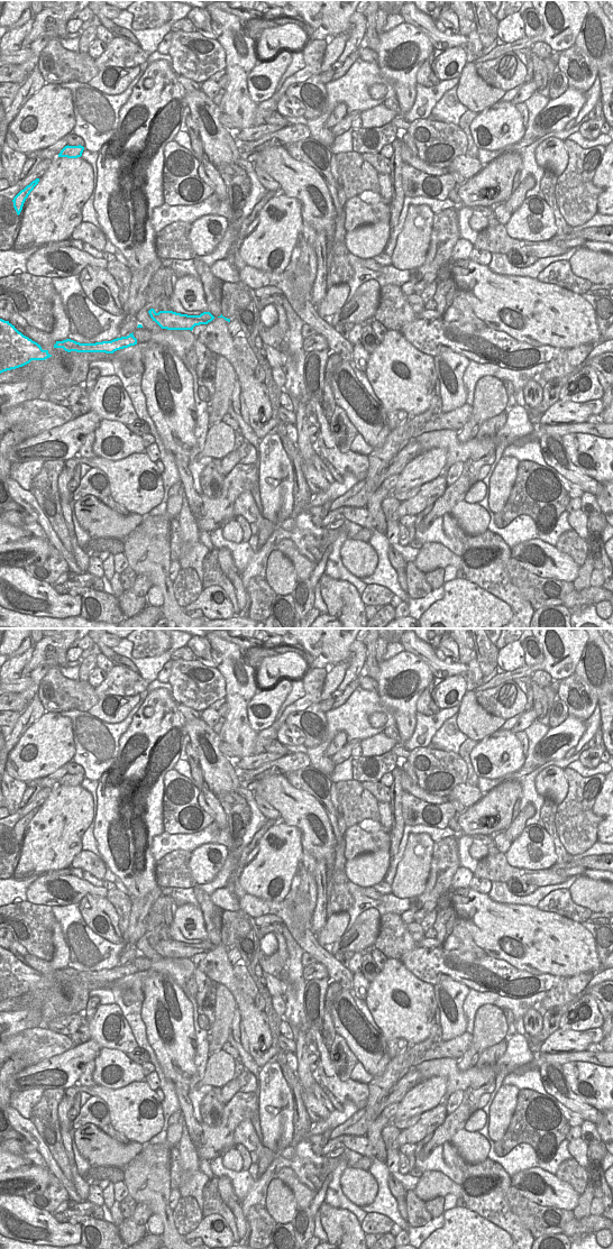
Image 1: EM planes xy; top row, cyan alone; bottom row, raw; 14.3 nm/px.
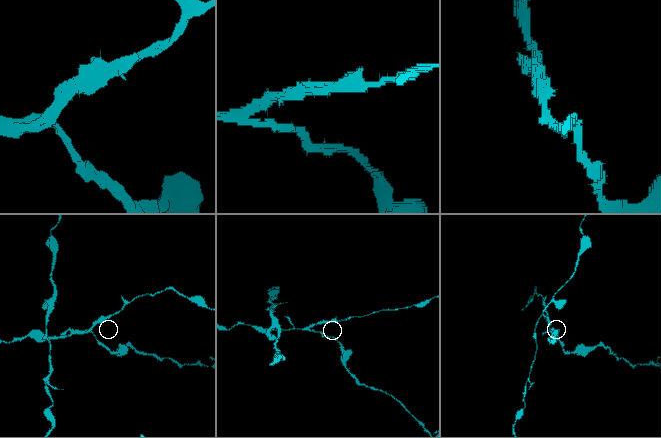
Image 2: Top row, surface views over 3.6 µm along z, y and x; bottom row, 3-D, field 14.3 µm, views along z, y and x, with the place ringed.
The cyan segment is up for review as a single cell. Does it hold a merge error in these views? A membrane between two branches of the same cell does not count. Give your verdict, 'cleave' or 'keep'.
cleave

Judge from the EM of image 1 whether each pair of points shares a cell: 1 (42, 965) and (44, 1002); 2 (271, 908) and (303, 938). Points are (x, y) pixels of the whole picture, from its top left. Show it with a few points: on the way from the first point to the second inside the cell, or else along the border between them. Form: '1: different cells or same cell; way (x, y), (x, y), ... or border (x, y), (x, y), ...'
1: same cell; way (49, 974), (54, 981), (53, 993)
2: same cell; way (280, 911), (294, 929)

